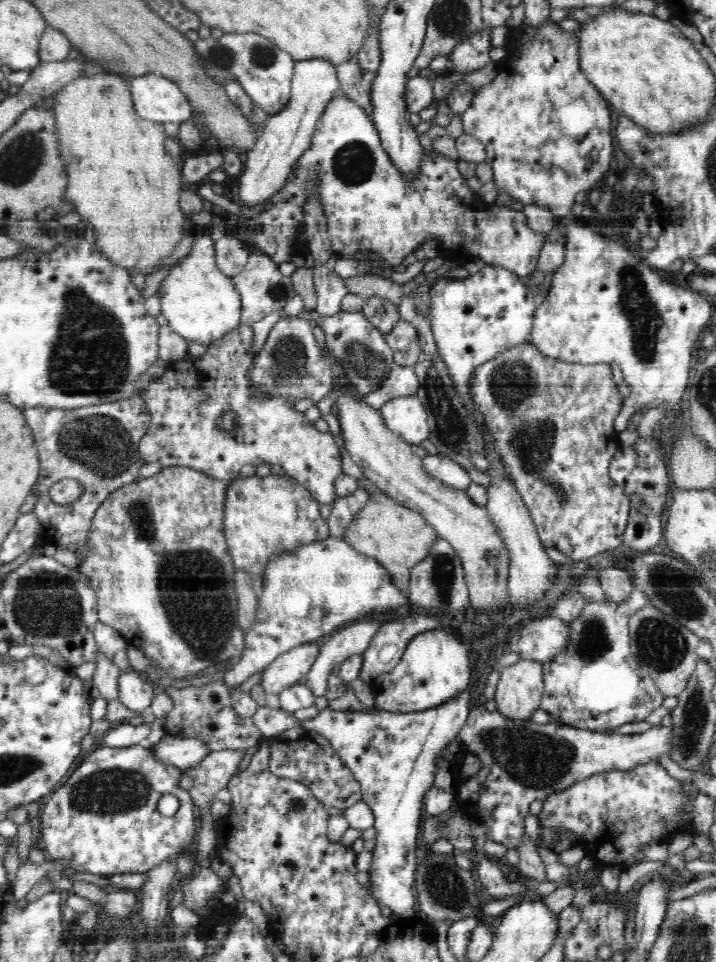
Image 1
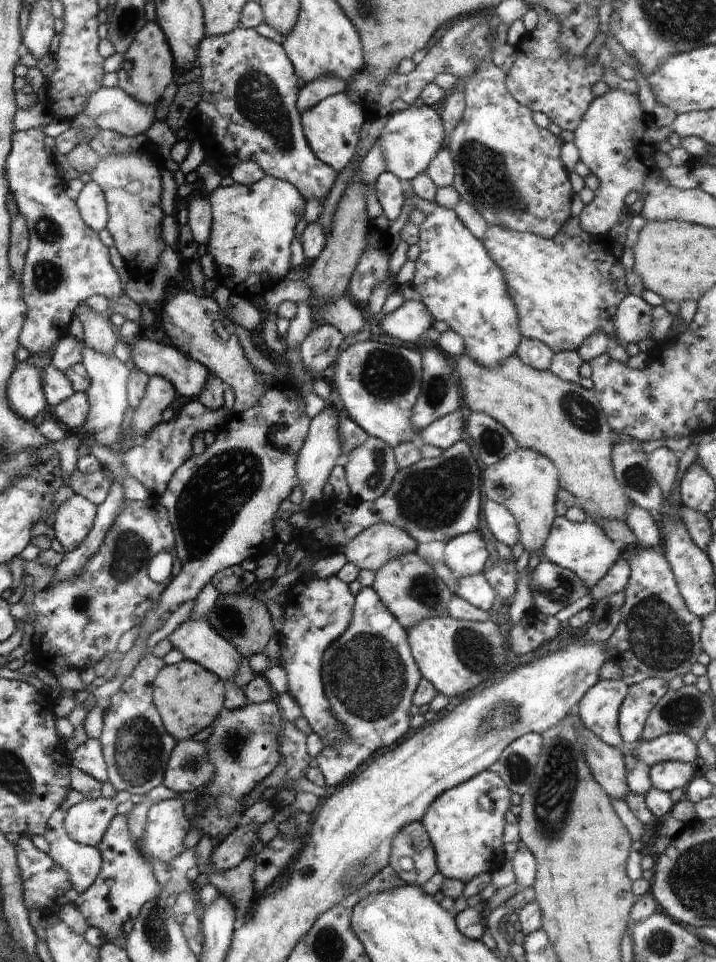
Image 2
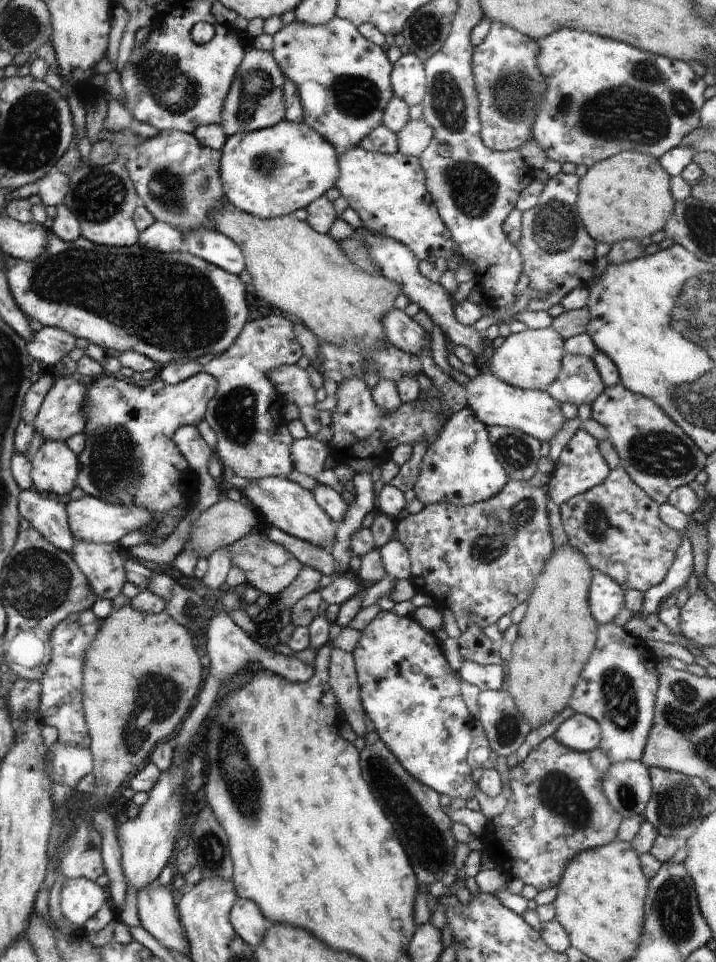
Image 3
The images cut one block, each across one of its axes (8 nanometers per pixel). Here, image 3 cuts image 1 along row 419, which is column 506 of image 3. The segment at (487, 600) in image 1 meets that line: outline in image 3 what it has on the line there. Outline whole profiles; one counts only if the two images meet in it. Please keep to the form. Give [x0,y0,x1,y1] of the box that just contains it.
[490,328,565,391]

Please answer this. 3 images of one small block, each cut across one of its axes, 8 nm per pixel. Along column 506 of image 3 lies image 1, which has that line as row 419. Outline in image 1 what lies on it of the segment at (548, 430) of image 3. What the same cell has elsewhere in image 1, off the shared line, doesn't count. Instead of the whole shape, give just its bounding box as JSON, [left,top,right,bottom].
[379,395,429,445]

